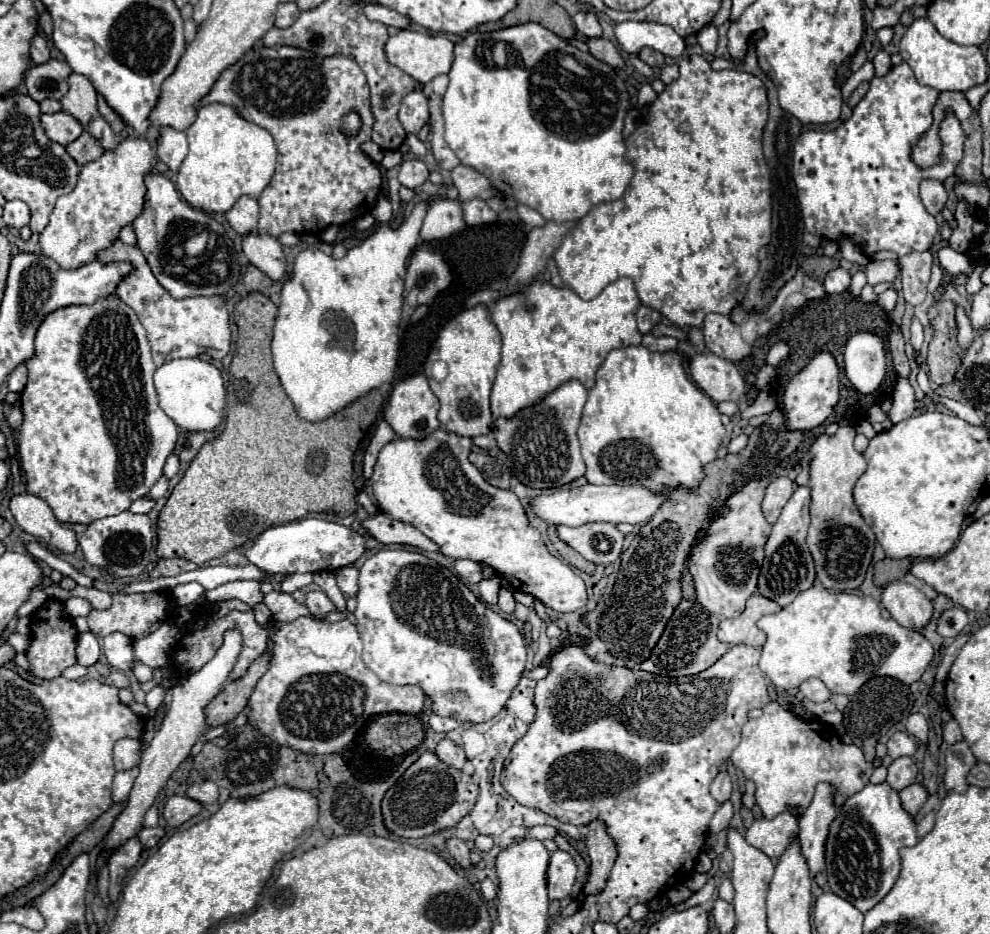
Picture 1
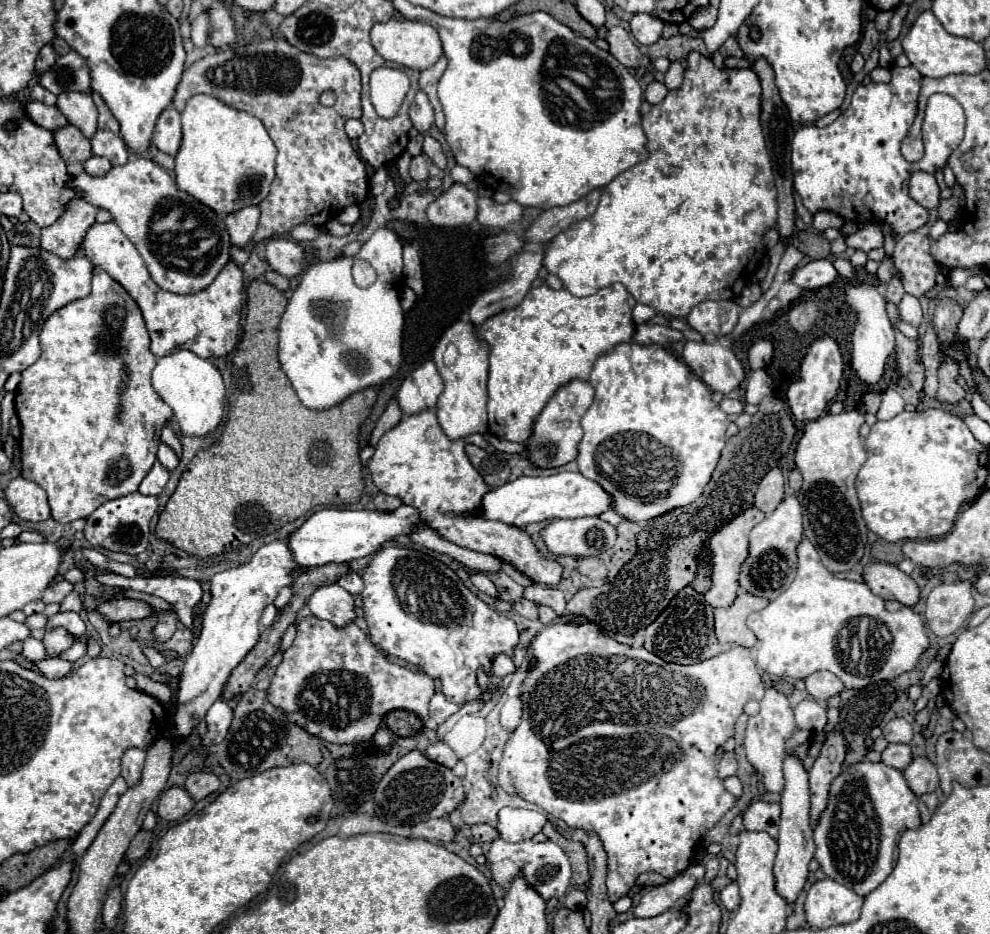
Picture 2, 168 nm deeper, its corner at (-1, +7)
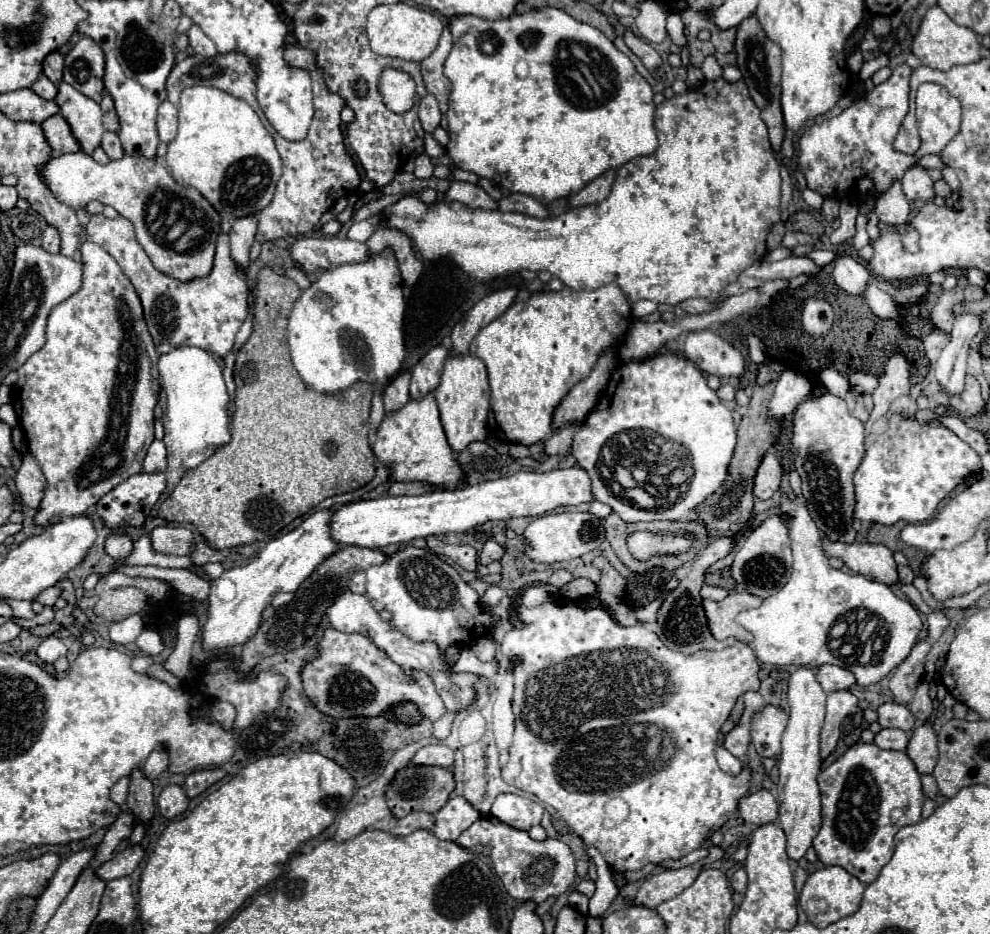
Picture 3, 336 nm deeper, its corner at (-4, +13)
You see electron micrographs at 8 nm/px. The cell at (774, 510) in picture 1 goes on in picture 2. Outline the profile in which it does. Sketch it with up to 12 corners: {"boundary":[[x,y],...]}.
{"boundary":[[775,467],[759,483],[755,507],[775,511],[783,501],[785,477]]}

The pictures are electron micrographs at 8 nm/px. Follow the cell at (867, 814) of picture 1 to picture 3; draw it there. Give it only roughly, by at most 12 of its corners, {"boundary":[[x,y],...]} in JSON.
{"boundary":[[856,743],[818,775],[824,865],[866,885],[920,821],[904,751]]}

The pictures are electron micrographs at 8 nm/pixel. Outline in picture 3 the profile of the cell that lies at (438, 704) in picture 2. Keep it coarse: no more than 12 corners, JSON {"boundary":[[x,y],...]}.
{"boundary":[[346,591],[326,617],[434,681],[448,711],[470,707],[480,675],[454,673],[432,641],[412,641],[368,597]]}

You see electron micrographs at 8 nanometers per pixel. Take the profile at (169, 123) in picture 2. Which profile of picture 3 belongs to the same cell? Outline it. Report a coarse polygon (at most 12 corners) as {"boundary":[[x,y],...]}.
{"boundary":[[158,107],[158,137],[170,143],[178,129],[178,107]]}

